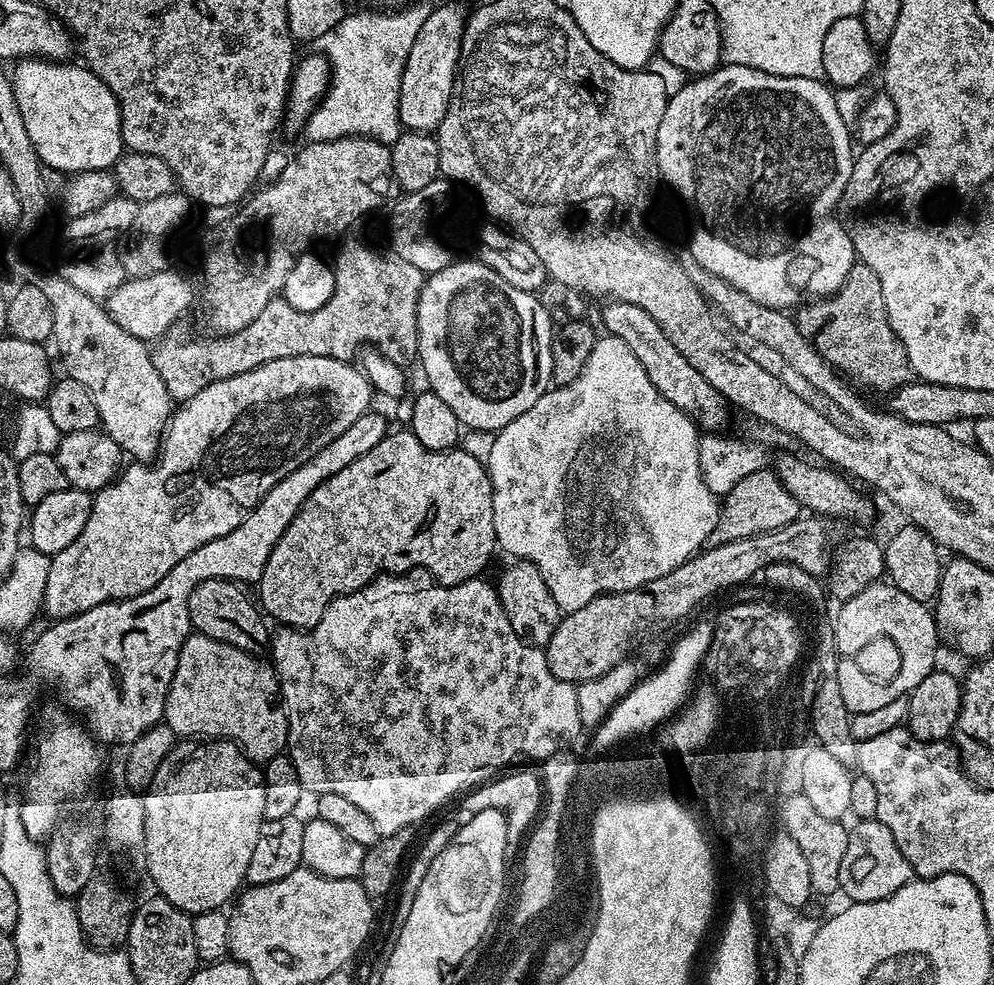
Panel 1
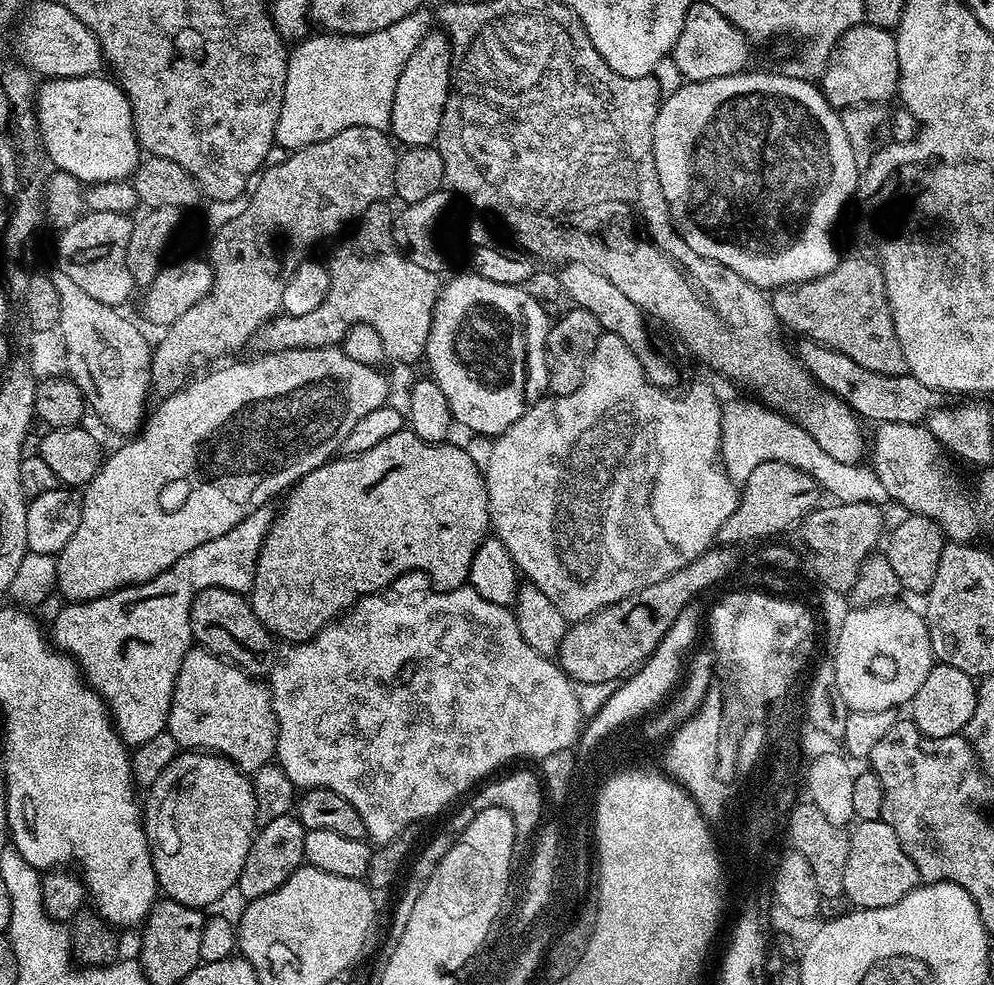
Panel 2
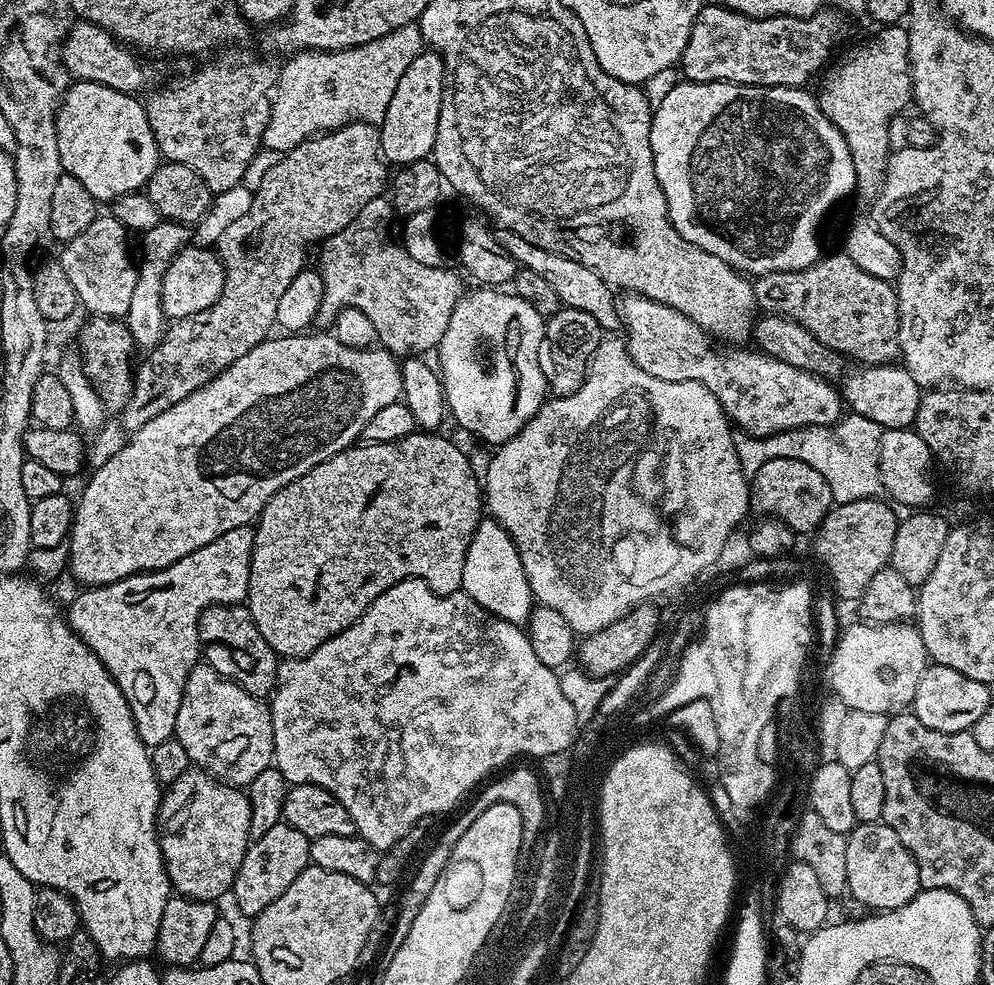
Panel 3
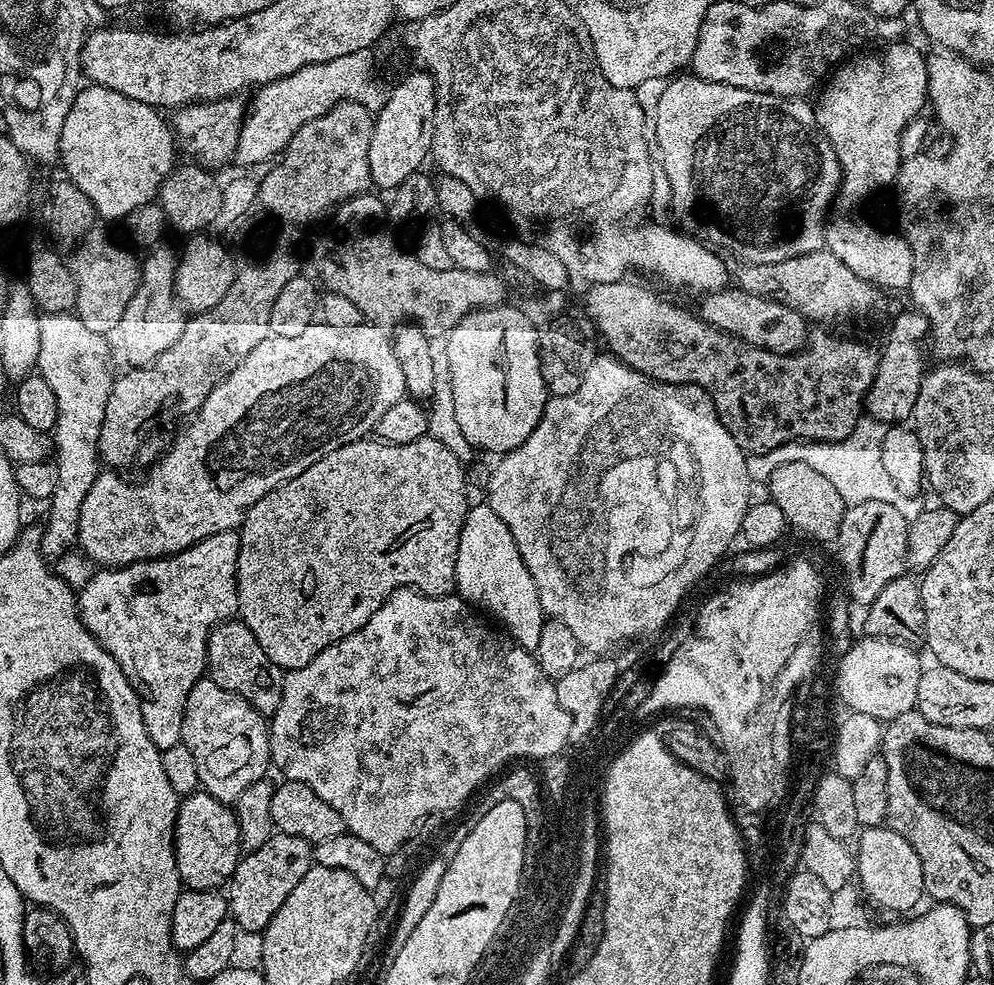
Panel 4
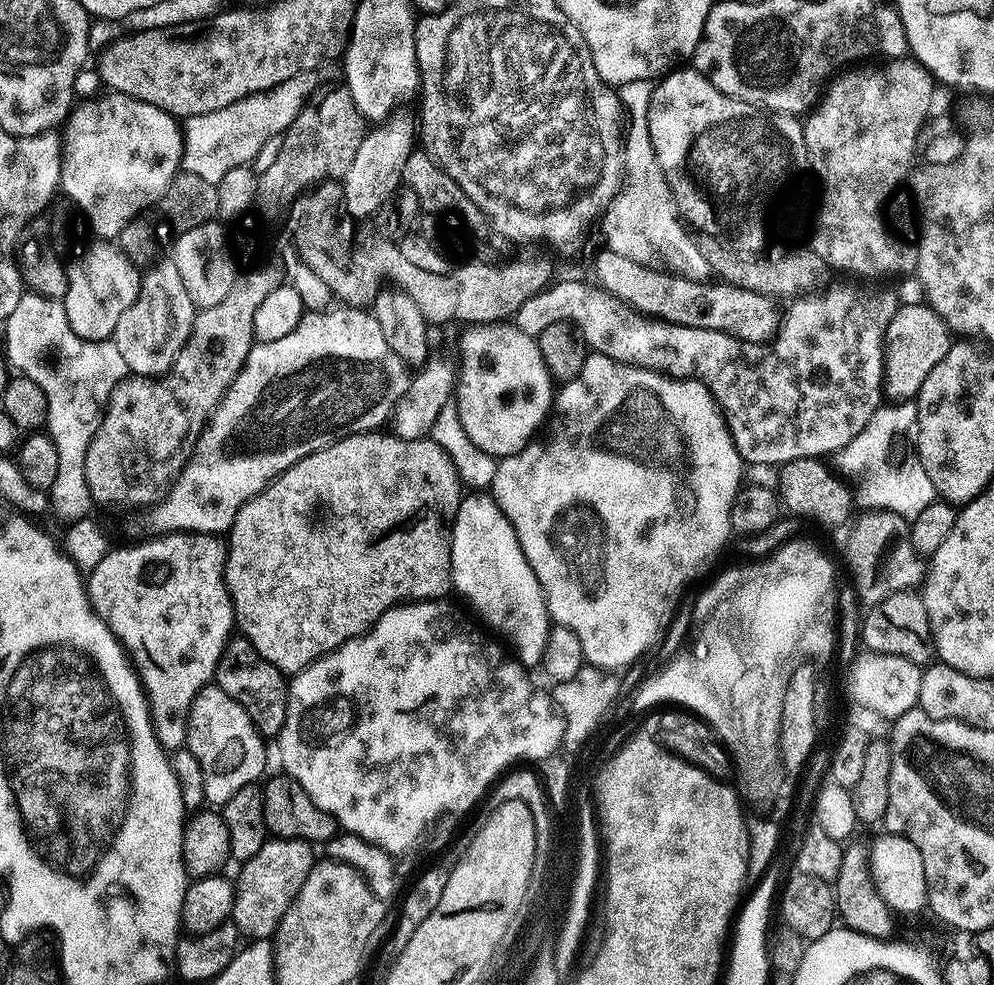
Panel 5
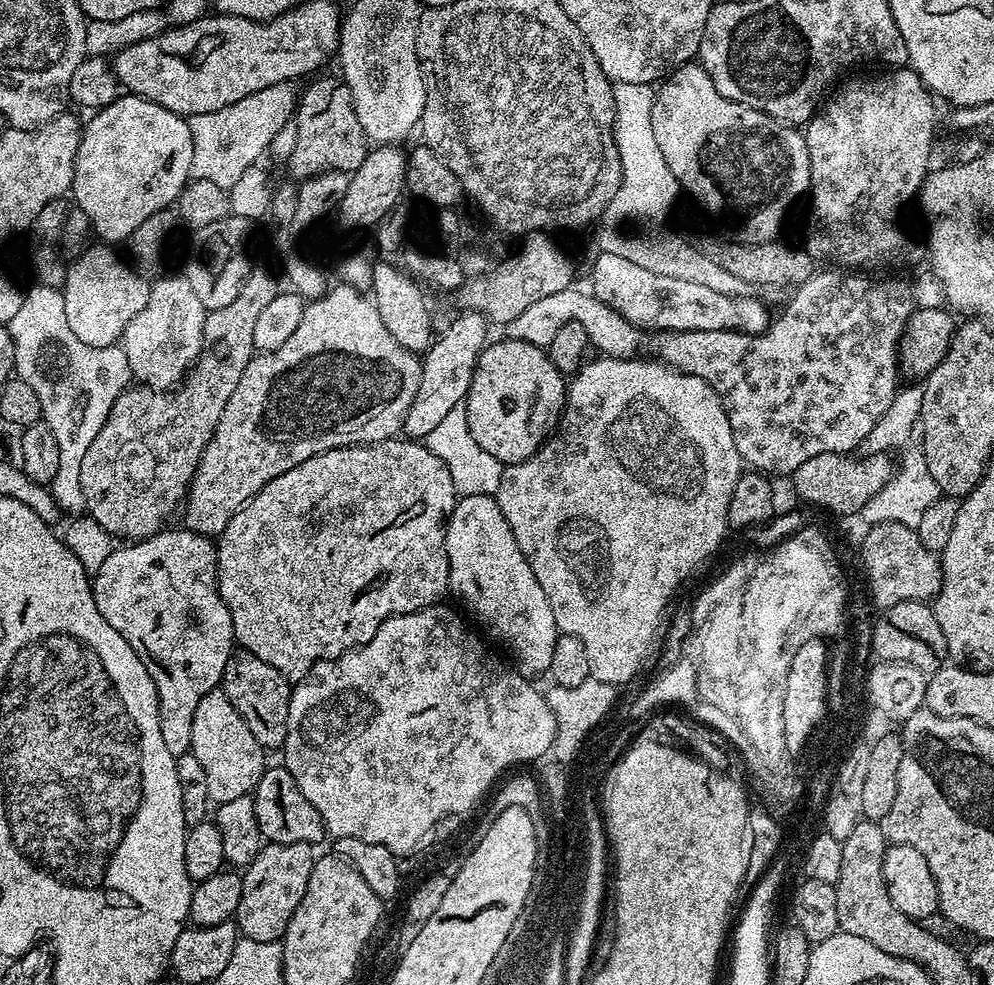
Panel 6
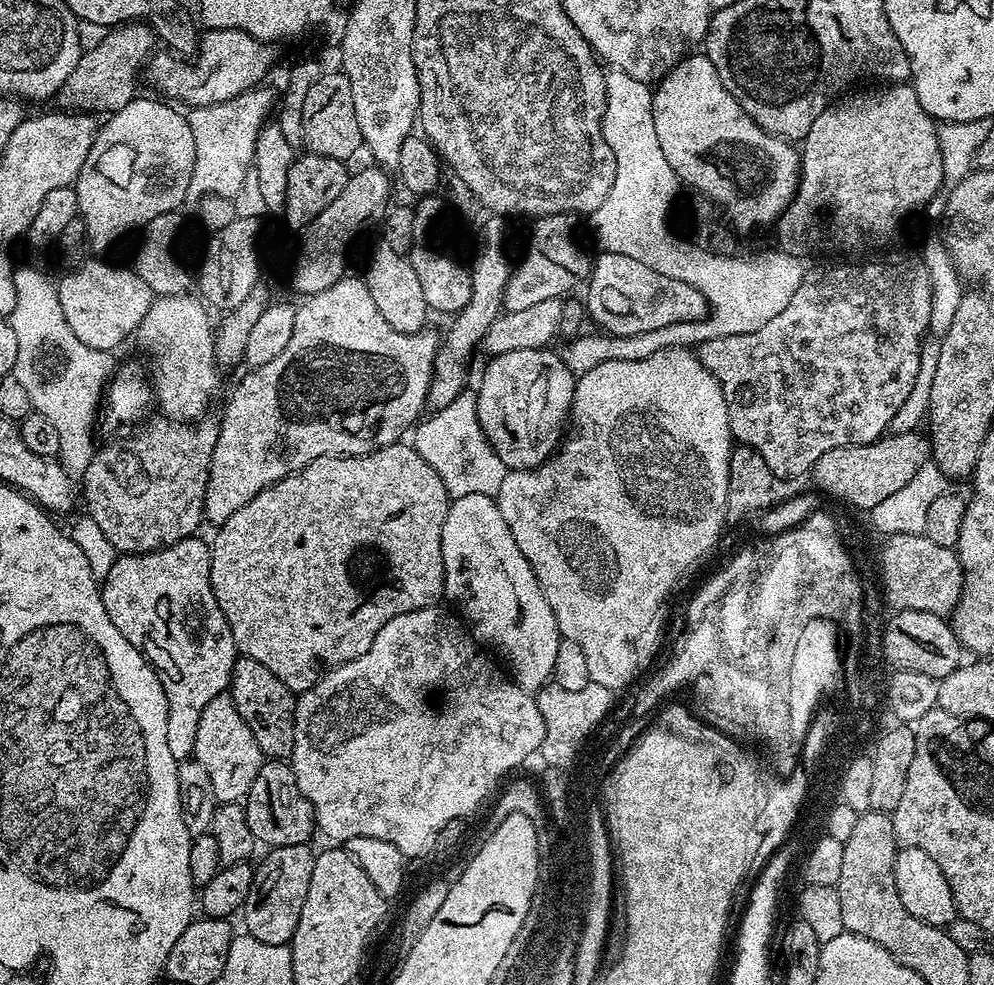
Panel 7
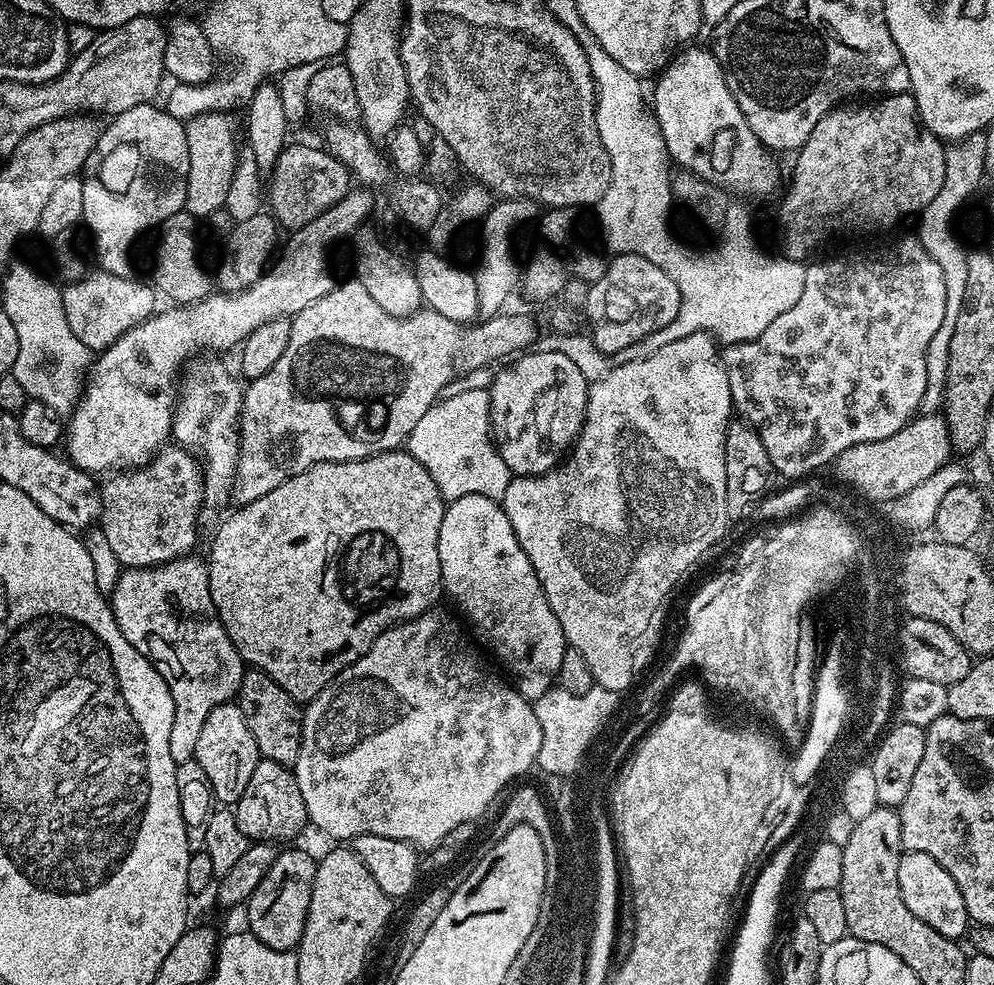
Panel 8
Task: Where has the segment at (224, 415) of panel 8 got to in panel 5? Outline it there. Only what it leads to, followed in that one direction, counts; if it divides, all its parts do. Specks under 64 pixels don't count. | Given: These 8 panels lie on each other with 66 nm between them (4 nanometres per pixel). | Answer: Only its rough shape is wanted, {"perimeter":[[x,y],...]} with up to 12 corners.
{"perimeter":[[170,258],[141,275],[110,337],[133,376],[163,376],[198,309]]}

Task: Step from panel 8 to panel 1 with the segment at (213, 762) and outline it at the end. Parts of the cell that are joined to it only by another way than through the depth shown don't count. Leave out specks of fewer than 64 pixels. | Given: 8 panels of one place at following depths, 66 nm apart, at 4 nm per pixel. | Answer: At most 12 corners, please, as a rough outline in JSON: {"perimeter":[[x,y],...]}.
{"perimeter":[[189,634],[163,723],[253,762],[288,746],[267,659]]}

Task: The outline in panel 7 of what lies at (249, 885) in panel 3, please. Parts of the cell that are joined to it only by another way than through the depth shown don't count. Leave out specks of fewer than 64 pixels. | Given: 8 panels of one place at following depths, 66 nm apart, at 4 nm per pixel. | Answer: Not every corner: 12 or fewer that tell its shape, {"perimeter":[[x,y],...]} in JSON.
{"perimeter":[[274,848],[255,865],[247,935],[291,941],[316,852]]}

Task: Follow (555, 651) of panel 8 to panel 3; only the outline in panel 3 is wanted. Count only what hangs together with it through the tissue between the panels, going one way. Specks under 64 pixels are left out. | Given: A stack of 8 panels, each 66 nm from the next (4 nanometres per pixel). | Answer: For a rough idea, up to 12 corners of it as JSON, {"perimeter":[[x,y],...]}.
{"perimeter":[[481,519],[462,591],[527,625],[534,607],[522,558],[498,521]]}

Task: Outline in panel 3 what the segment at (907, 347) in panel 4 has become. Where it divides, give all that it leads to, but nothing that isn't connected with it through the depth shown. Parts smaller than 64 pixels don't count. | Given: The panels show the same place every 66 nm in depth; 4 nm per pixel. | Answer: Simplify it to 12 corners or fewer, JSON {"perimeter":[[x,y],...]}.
{"perimeter":[[900,364],[840,382],[845,405],[883,430],[909,429],[922,390]]}

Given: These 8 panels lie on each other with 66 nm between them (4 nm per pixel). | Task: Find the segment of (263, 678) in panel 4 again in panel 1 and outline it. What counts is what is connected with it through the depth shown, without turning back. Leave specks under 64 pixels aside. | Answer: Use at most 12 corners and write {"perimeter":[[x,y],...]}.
{"perimeter":[[206,580],[188,602],[193,629],[263,653],[265,617],[239,583]]}

